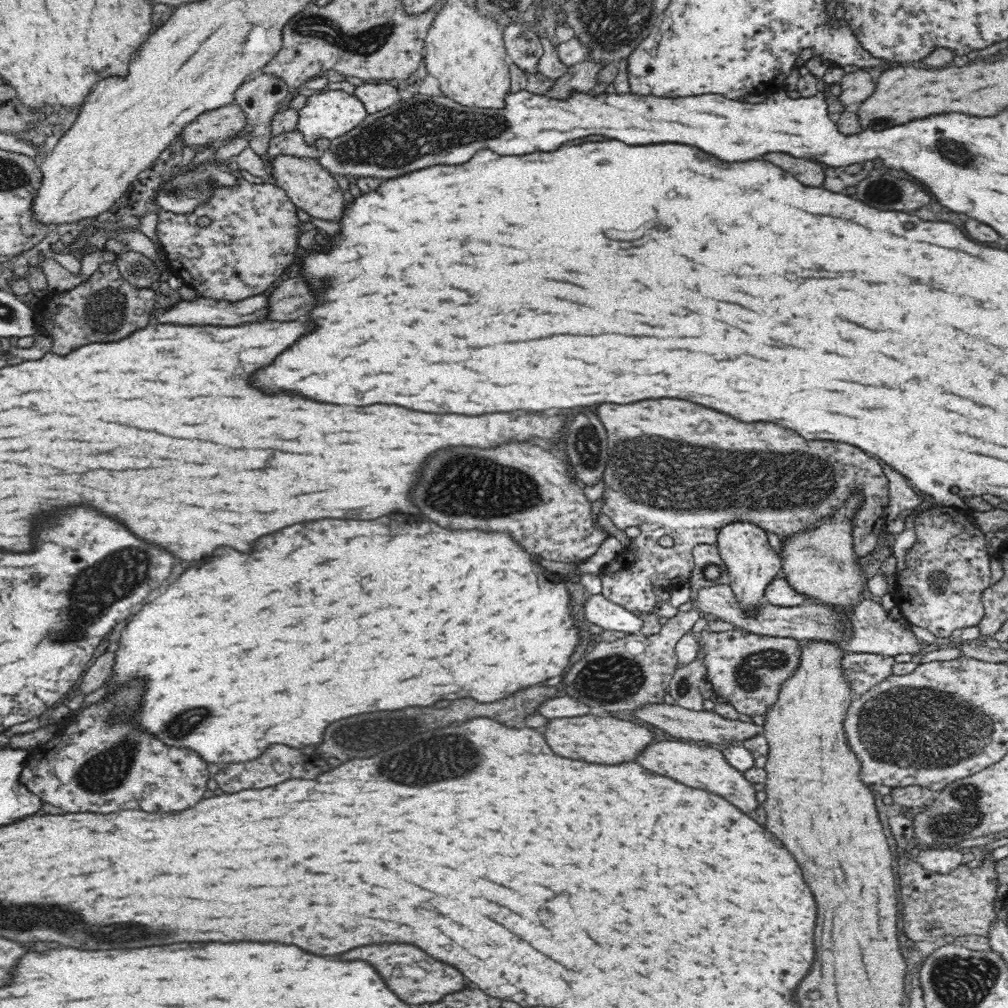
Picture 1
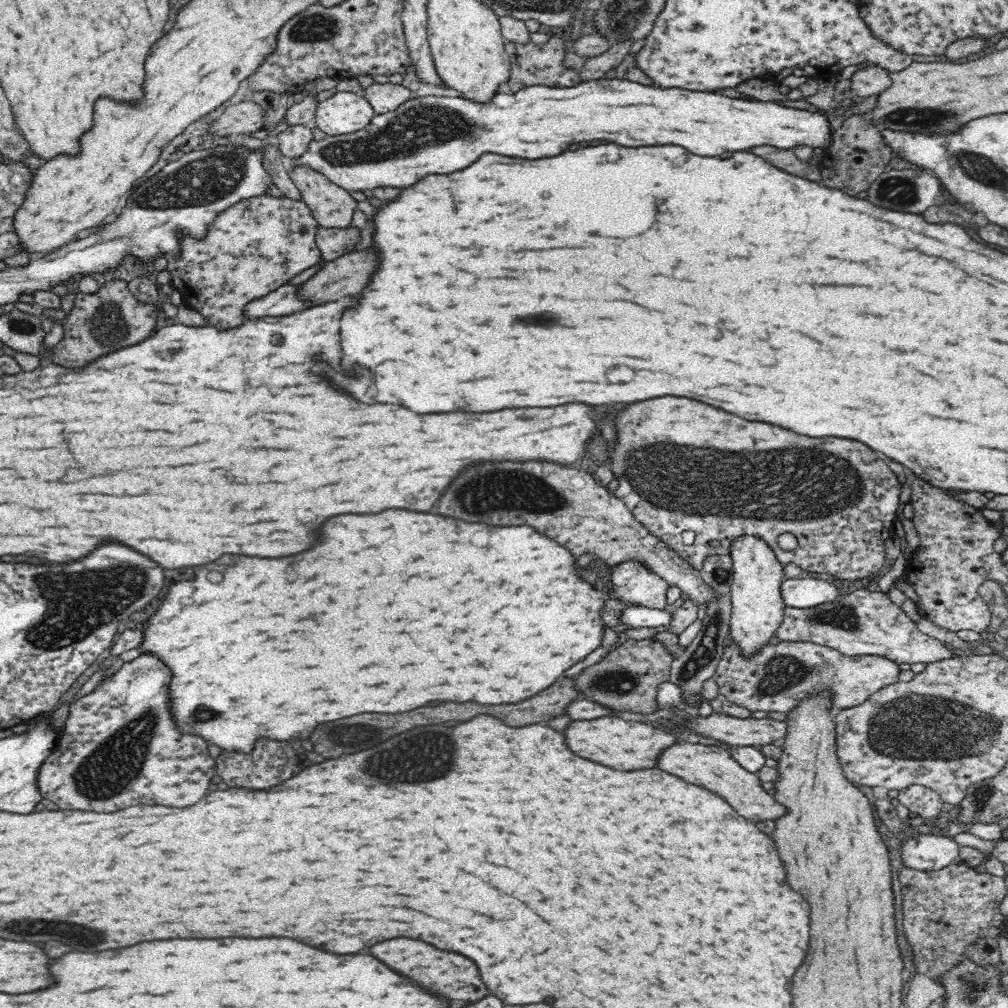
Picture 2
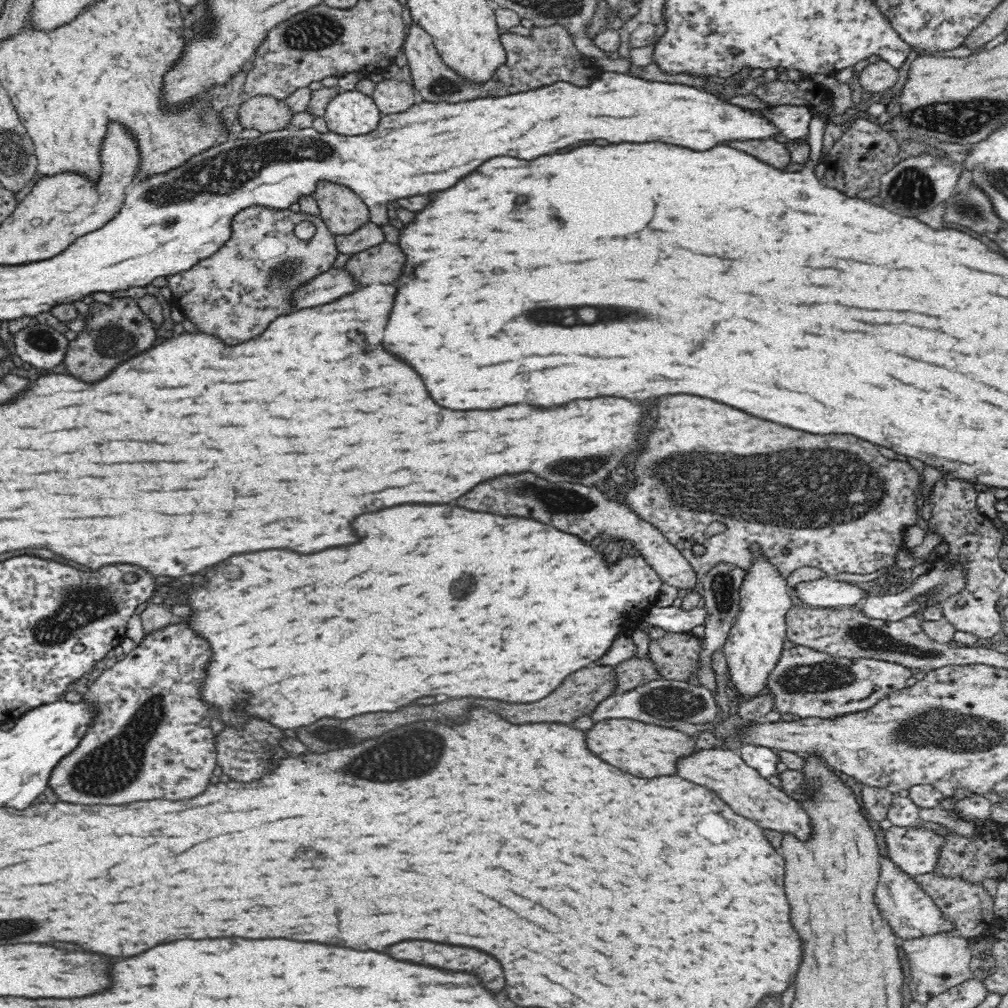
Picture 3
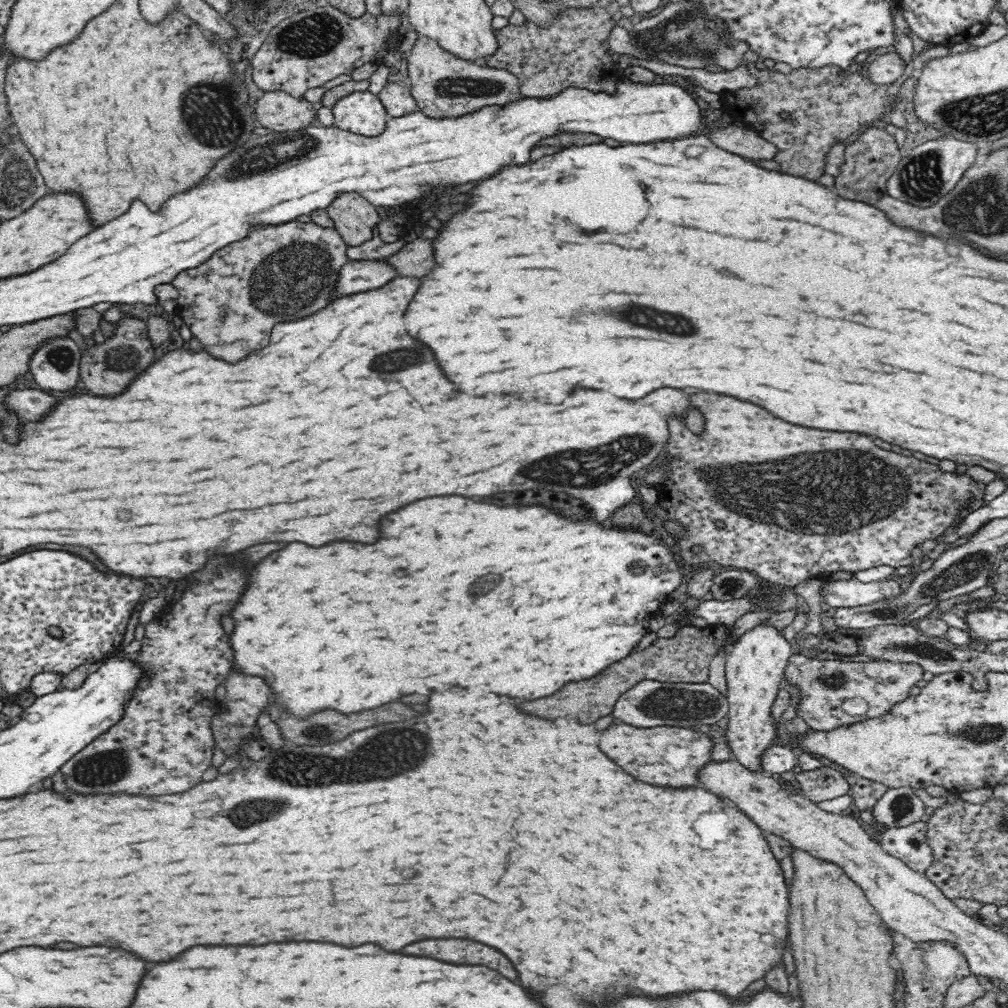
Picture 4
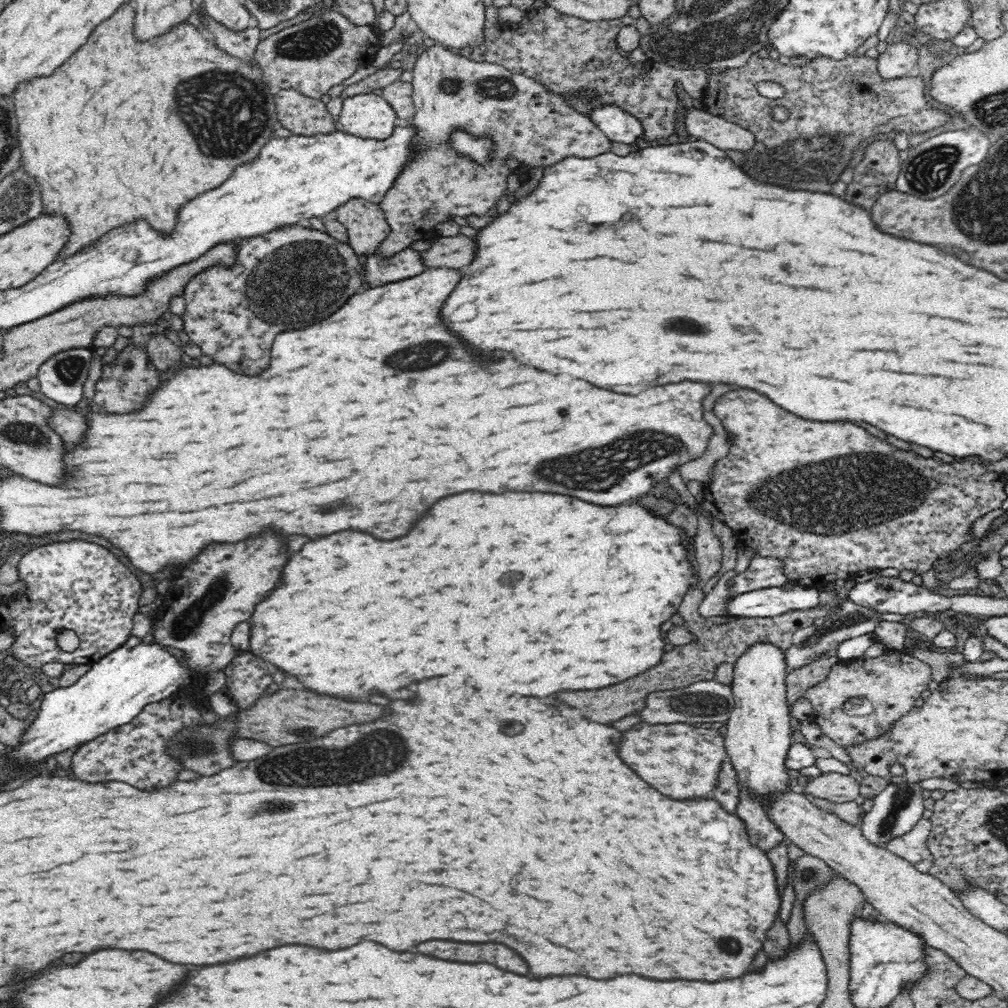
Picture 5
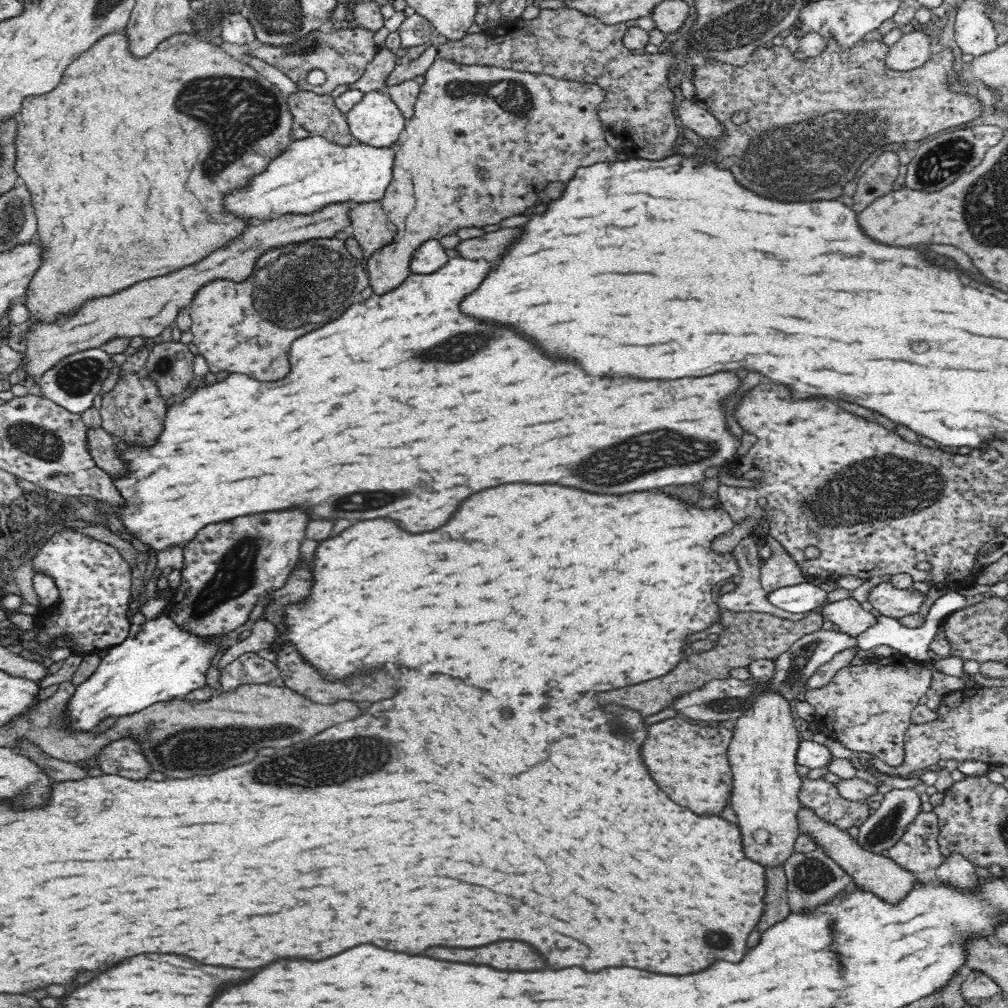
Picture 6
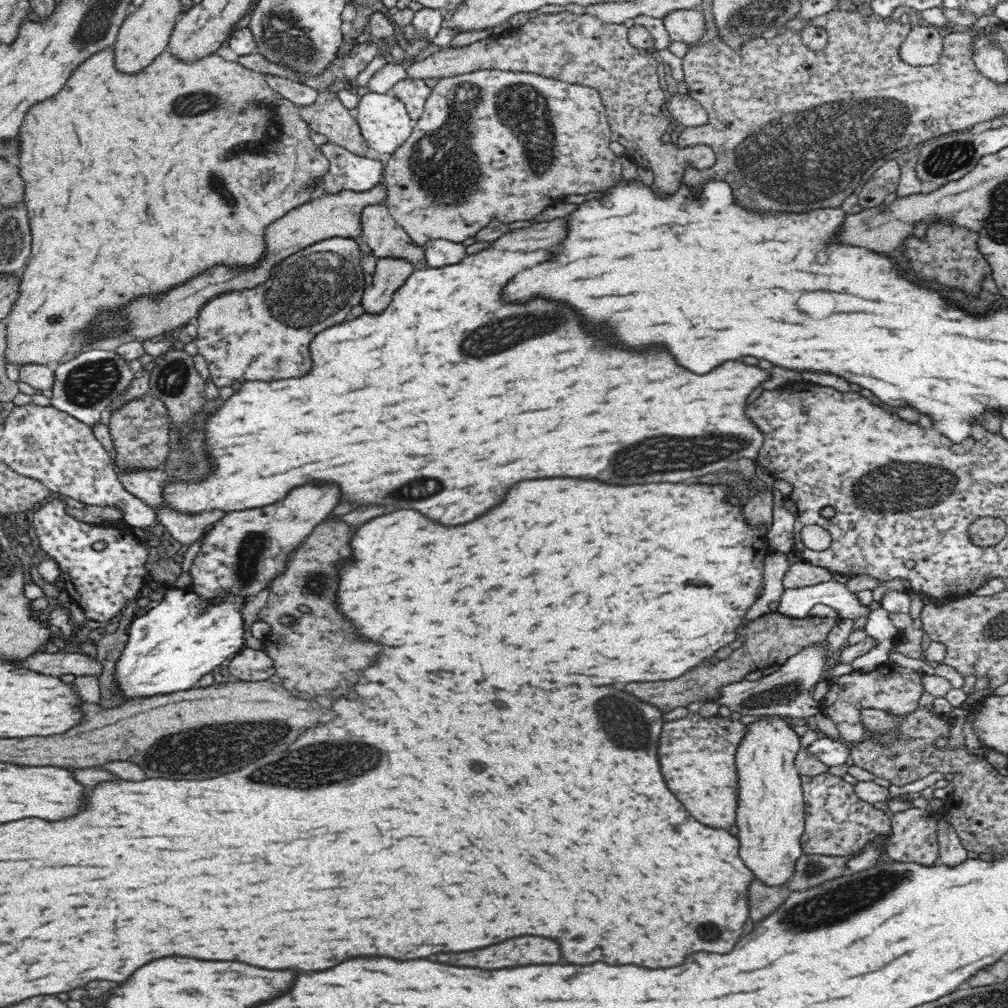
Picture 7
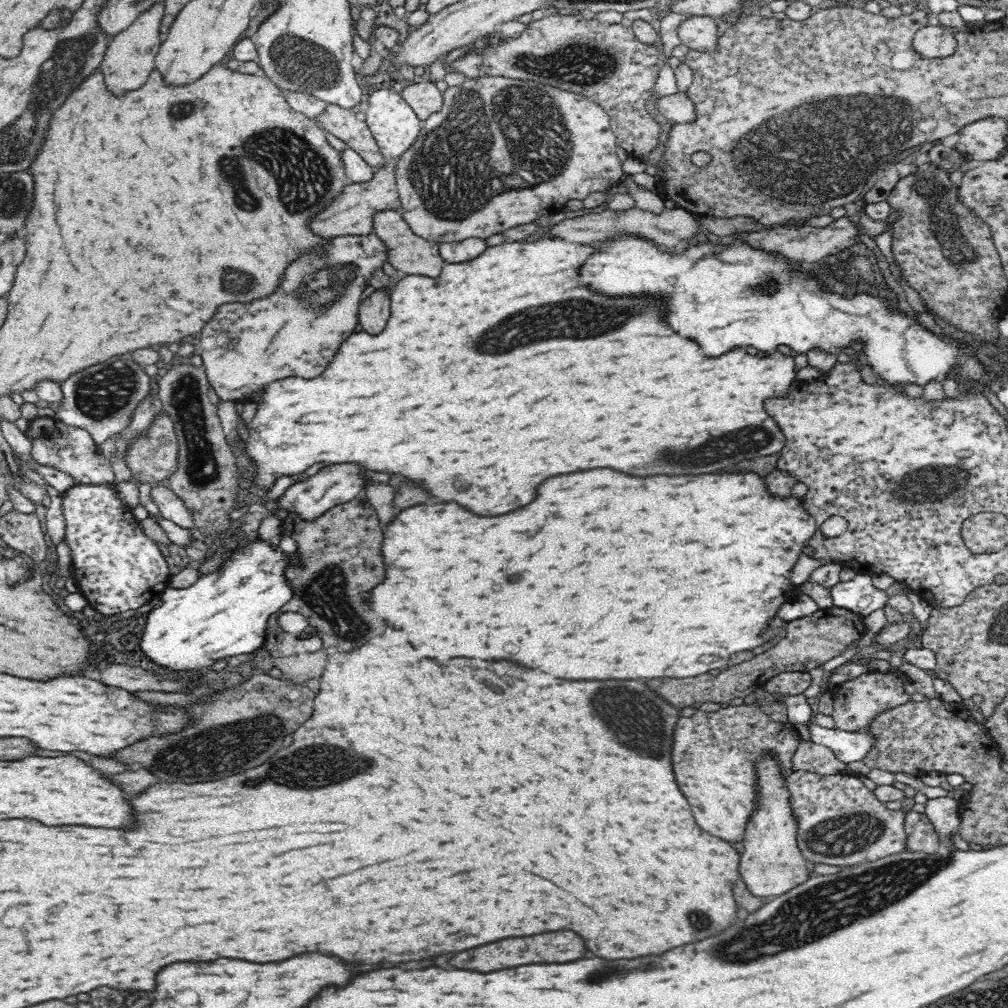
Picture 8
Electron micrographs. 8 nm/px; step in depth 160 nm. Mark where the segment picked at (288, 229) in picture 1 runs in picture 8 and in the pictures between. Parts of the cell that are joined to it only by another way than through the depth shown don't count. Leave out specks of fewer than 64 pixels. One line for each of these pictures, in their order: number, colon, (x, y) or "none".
2: (249, 250)
3: (235, 293)
4: (288, 268)
5: (233, 312)
6: (292, 287)
7: (263, 333)
8: (295, 332)

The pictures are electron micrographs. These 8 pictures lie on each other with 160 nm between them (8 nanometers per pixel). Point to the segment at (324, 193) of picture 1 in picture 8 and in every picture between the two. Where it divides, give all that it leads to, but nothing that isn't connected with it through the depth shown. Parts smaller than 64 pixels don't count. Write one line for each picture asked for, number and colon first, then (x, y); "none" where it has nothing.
2: (332, 206)
3: (342, 211)
4: (354, 217)
5: (365, 221)
6: (369, 224)
7: (384, 236)
8: (408, 253)

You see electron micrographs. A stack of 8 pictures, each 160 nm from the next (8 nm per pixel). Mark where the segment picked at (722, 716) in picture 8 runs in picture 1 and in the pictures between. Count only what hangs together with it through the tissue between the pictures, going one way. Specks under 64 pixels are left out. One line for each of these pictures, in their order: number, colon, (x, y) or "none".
1: (603, 739)
2: (612, 741)
3: (645, 750)
4: (662, 755)
5: (680, 760)
6: (689, 762)
7: (696, 754)

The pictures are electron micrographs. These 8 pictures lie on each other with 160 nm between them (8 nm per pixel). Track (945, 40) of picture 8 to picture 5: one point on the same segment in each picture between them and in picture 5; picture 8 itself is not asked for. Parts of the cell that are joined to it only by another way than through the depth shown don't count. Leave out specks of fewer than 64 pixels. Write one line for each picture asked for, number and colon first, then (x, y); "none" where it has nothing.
5: (899, 59)
6: (912, 50)
7: (922, 46)

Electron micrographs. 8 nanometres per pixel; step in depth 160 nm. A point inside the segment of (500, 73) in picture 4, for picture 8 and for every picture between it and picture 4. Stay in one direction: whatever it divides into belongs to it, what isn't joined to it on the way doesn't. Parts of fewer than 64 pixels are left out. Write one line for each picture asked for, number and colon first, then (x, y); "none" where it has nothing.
5: (451, 92)
6: (480, 136)
7: (490, 145)
8: (500, 152)

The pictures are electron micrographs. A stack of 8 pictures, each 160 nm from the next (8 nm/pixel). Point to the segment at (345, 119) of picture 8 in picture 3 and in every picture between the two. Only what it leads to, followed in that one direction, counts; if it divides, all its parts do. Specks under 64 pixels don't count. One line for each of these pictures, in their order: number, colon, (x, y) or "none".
3: (266, 114)
4: (278, 111)
5: (301, 115)
6: (316, 113)
7: (327, 116)

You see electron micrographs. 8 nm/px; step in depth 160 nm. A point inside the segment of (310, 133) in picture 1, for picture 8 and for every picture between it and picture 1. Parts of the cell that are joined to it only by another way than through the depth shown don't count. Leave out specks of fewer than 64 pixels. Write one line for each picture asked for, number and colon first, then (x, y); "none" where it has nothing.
2: (344, 112)
3: (352, 113)
4: (362, 113)
5: (368, 115)
6: (375, 120)
7: (383, 120)
8: (394, 125)

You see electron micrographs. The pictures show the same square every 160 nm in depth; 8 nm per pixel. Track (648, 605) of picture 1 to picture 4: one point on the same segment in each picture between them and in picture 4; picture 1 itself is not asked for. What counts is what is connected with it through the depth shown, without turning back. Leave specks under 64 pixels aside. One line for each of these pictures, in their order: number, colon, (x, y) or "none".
2: (841, 512)
3: (812, 505)
4: (788, 520)

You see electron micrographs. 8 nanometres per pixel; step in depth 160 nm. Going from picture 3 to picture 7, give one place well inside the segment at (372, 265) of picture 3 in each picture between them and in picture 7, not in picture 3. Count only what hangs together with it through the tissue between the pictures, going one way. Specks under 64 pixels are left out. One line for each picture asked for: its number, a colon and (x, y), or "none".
4: (414, 259)
5: (454, 252)
6: (490, 246)
7: (546, 234)

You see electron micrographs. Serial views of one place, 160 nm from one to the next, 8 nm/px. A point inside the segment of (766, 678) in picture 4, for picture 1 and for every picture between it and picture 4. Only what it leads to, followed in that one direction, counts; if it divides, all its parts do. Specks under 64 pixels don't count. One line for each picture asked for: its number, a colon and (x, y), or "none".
1: (751, 562)
2: (757, 608)
3: (754, 643)

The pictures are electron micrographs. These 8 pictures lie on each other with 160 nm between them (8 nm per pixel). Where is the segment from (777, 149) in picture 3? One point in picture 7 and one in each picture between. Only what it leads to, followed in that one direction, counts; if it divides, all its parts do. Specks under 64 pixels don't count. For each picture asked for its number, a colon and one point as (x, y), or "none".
4: (746, 142)
5: (714, 129)
6: (693, 116)
7: (687, 112)

